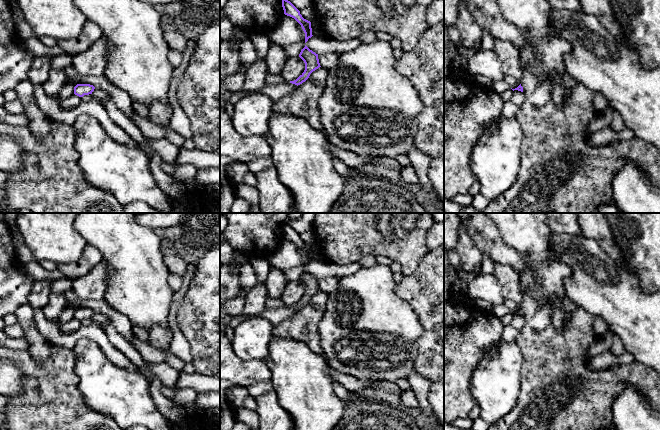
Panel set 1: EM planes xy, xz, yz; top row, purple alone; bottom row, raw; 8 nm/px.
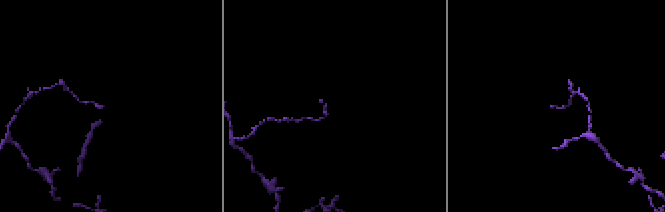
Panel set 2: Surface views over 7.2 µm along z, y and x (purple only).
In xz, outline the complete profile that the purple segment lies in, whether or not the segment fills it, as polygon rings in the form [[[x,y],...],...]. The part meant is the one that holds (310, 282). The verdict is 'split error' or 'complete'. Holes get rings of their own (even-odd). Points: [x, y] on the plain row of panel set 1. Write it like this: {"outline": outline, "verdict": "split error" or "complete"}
{"outline": [[[306,269],[301,274],[299,281],[305,287],[305,294],[296,304],[290,305],[290,307],[297,310],[305,306],[313,295],[321,291],[318,283],[318,278],[310,274]]], "verdict": "complete"}

